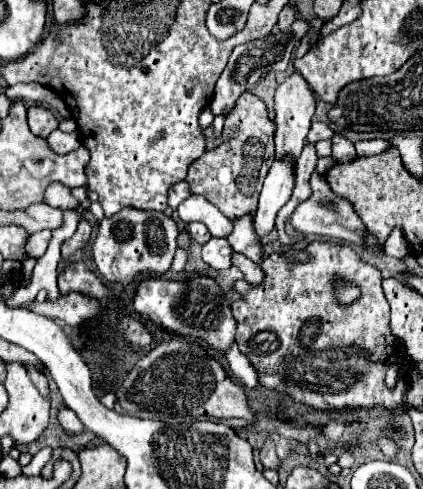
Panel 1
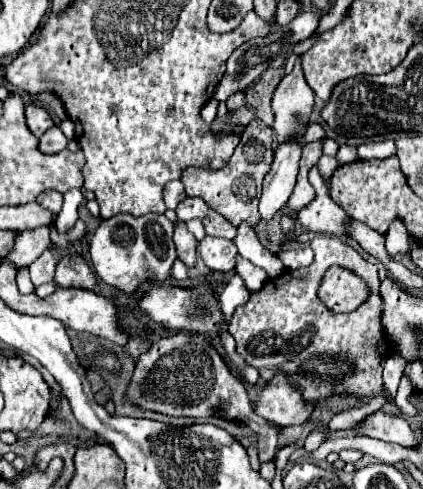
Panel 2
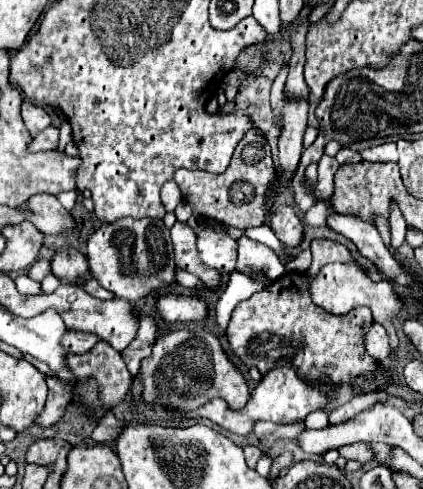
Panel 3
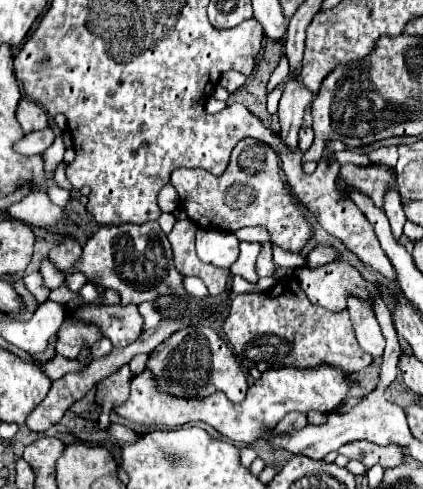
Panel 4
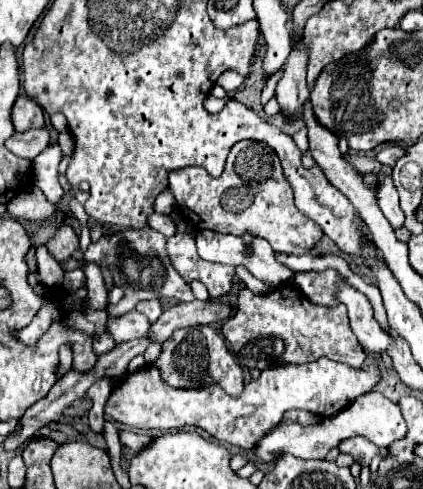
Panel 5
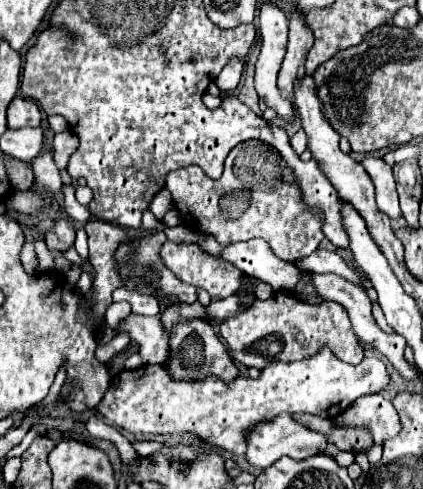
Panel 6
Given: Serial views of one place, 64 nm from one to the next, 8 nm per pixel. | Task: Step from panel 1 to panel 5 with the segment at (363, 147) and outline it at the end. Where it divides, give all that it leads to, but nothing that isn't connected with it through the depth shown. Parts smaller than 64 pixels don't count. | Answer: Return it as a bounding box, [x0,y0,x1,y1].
[376,145,404,166]

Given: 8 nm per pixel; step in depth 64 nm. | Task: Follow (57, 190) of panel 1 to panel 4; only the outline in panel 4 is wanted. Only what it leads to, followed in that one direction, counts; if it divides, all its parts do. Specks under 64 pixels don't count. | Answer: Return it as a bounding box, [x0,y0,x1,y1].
[8,192,64,228]

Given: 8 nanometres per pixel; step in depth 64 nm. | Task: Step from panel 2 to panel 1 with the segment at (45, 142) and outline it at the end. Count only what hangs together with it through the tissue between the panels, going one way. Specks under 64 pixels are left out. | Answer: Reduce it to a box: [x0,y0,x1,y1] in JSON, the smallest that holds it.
[48,130,82,154]

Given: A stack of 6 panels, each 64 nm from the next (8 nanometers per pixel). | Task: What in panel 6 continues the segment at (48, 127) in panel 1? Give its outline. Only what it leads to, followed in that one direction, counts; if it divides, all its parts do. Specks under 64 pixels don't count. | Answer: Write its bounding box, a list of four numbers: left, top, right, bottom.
[8,96,42,128]

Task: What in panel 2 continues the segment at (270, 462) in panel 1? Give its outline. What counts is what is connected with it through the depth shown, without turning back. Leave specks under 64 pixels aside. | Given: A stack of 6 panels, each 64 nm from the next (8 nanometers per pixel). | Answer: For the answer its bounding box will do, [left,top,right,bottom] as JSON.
[124,332,278,464]

